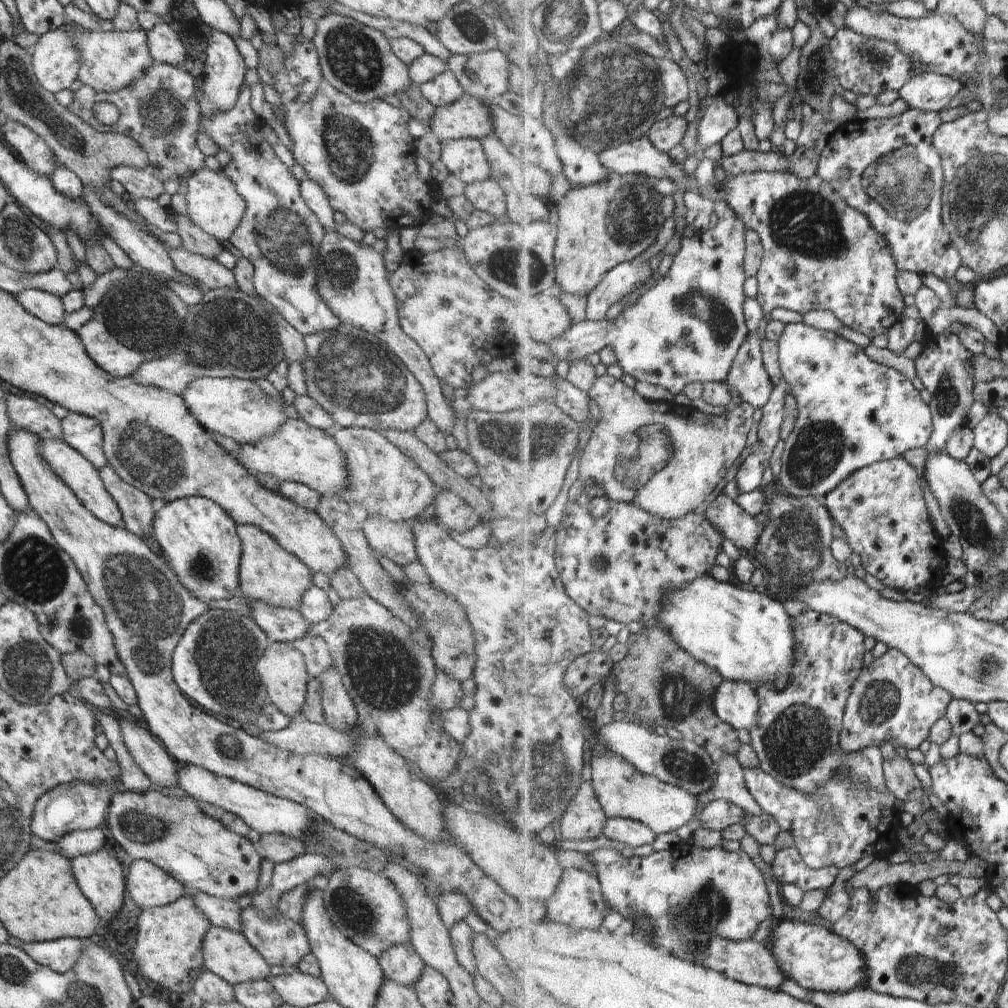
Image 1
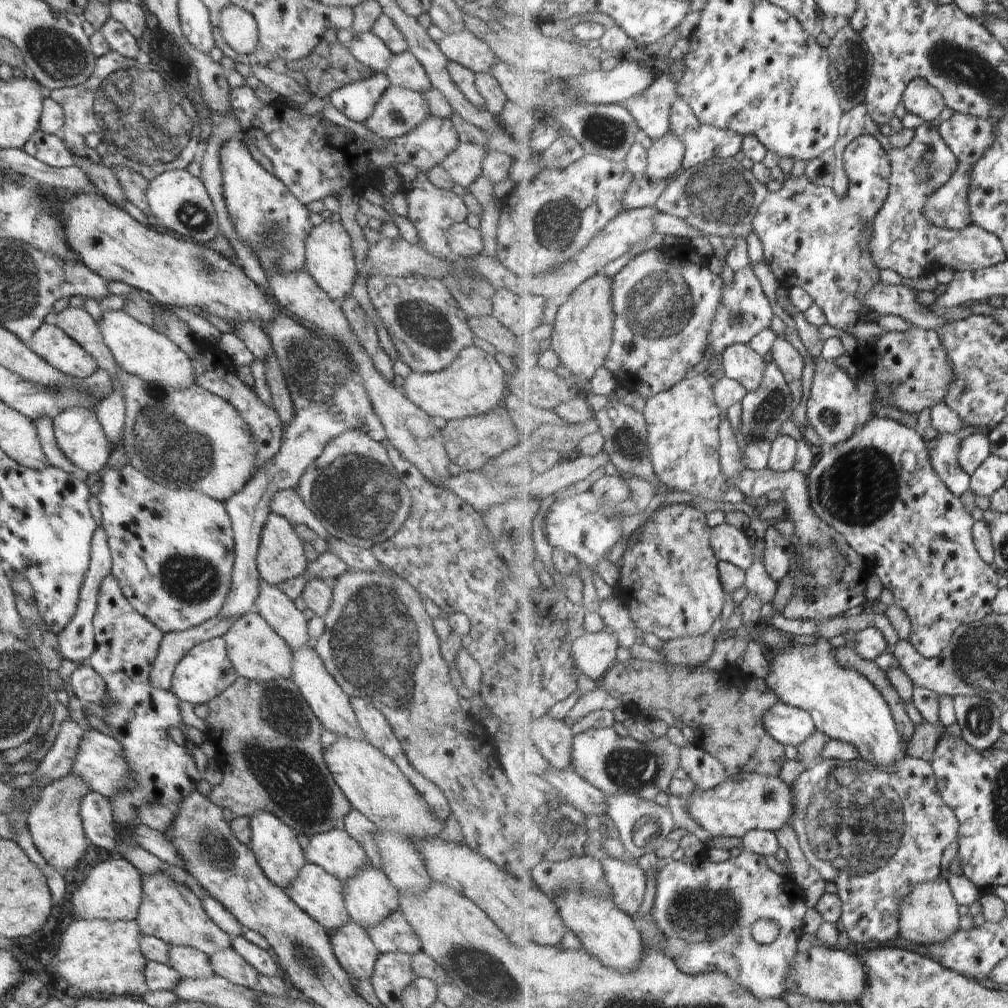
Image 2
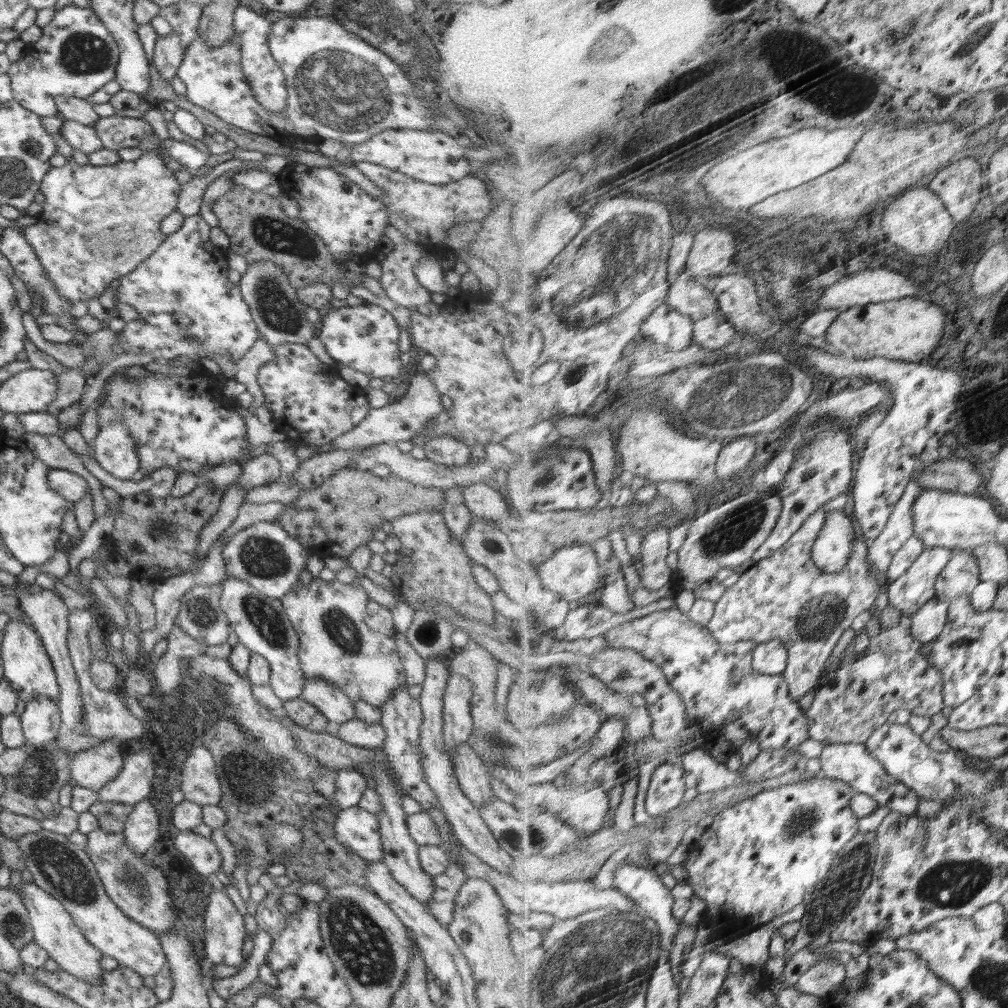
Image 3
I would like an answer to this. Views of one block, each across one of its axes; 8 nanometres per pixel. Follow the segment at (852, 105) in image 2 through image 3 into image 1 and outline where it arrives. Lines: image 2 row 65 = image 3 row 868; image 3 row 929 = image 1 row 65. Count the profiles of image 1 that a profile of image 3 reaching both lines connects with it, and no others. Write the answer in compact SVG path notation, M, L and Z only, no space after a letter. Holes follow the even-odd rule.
M821 27L813 30L810 40L802 48L801 72L796 90L801 102L810 104L823 113L823 120L832 114L831 99L835 94L832 80L839 82L835 73L836 60L831 53L832 39Z

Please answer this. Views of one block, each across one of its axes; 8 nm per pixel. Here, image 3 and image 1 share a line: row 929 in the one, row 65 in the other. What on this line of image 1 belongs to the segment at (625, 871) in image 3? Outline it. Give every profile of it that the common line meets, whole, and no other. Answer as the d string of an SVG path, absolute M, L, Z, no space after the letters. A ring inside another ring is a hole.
M671 58L662 59L662 72L666 84L666 107L676 108L686 102L692 94L686 71Z

